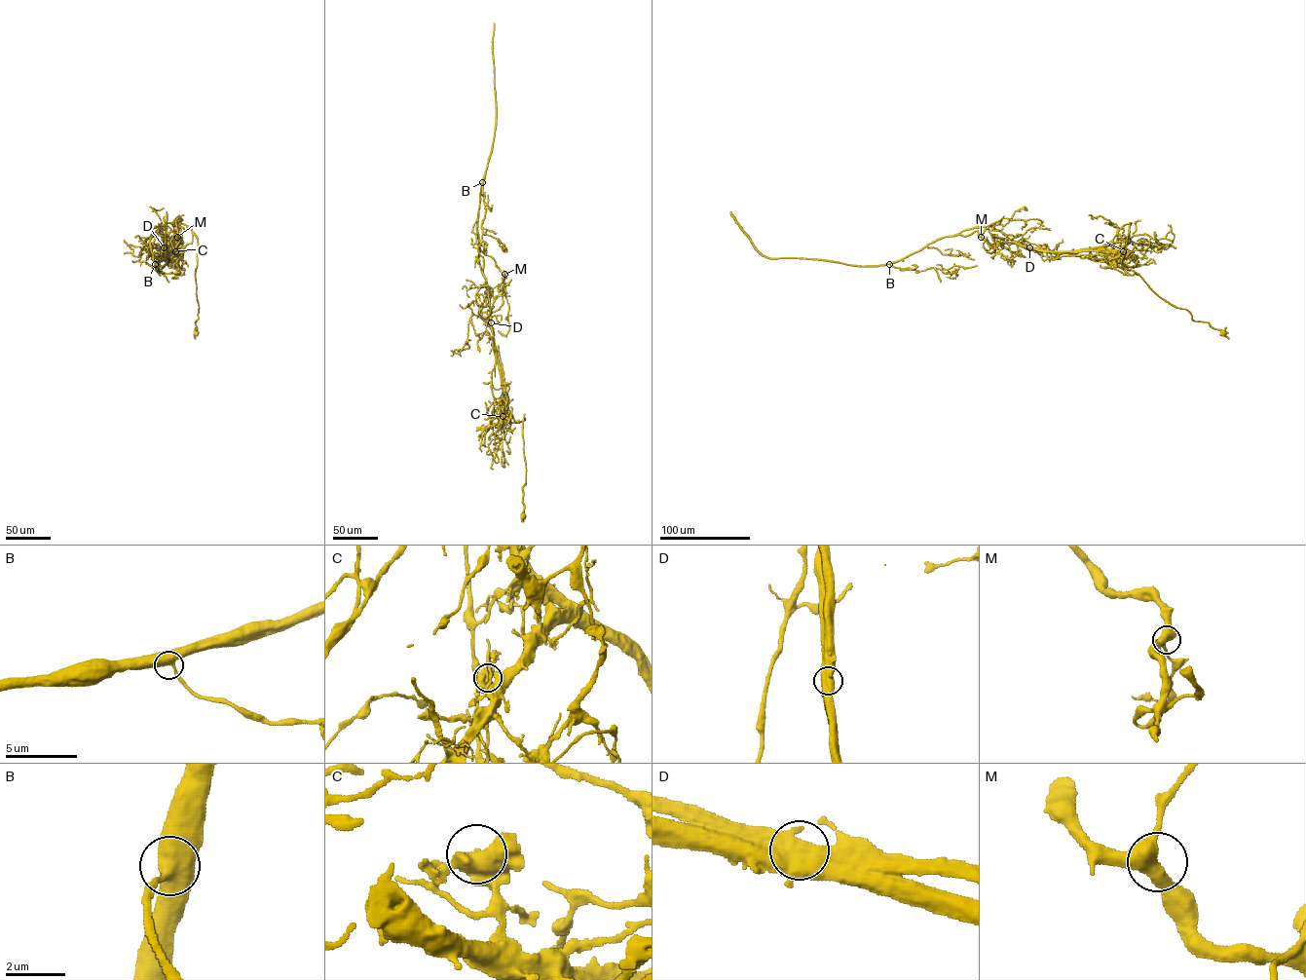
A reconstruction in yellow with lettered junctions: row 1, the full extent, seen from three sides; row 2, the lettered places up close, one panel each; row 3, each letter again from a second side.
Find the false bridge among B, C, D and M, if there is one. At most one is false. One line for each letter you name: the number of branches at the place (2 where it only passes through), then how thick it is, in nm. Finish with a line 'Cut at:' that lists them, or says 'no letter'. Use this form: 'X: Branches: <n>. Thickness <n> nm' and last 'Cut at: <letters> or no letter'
D: Branches: 3. Thickness 600 nm
Cut at: D

